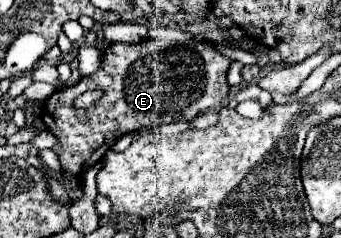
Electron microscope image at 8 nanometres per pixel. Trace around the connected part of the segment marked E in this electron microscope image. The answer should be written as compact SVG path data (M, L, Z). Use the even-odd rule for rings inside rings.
M146 39L136 45L112 43L96 73L82 77L80 83L60 89L46 99L42 109L42 121L58 137L58 147L54 149L66 173L76 177L82 175L90 165L98 163L108 149L126 133L138 131L142 127L158 127L174 121L192 121L210 107L218 107L230 87L226 83L226 73L232 59L222 55L212 43L190 39L178 43L170 49L170 43ZM102 89L104 95L96 109L90 111L88 121L80 119L72 103L82 91Z

